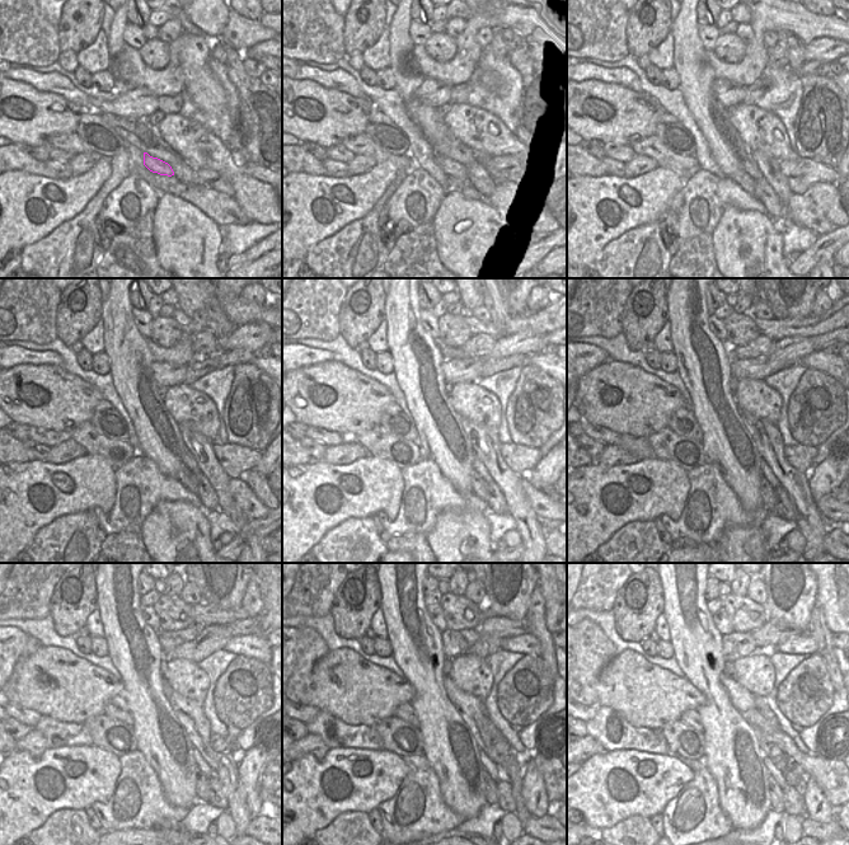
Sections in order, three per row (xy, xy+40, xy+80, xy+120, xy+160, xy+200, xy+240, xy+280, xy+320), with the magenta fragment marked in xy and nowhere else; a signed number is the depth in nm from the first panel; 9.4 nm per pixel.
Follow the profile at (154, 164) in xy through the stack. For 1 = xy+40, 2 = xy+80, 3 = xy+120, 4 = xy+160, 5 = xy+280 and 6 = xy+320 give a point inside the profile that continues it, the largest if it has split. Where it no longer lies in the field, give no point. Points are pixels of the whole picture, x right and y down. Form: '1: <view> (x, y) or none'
1: xy+40 (453, 169)
2: xy+80 (741, 178)
3: xy+120 (187, 478)
4: xy+160 (478, 486)
5: xy+280 (488, 785)
6: xy+320 (777, 796)

